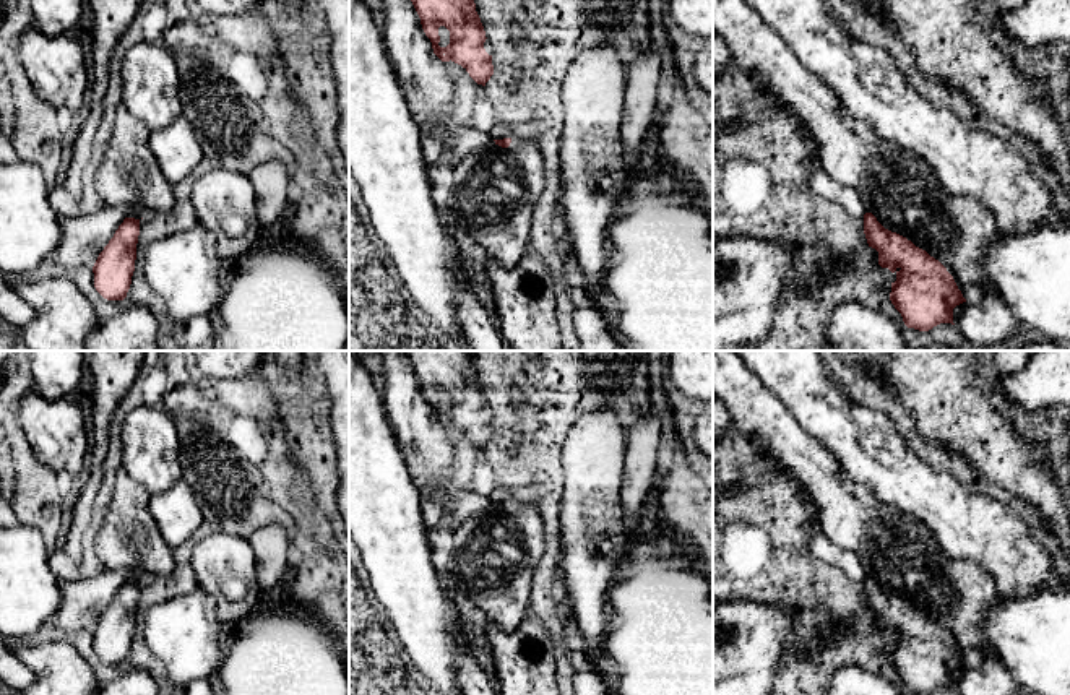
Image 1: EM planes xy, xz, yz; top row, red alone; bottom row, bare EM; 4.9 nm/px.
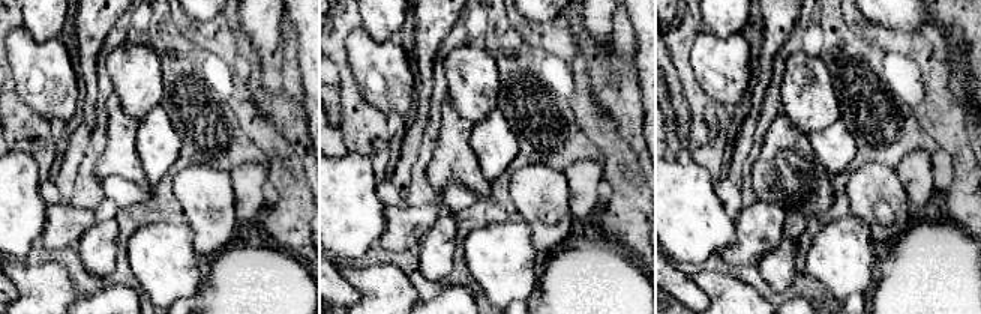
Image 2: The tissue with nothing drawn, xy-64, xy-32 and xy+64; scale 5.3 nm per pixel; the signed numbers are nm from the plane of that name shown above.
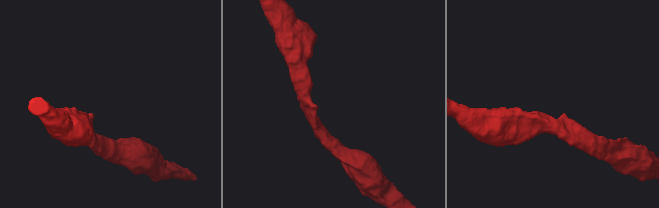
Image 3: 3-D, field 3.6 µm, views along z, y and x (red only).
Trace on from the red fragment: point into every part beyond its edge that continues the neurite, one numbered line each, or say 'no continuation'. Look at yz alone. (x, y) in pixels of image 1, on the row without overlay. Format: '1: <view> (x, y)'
no continuation

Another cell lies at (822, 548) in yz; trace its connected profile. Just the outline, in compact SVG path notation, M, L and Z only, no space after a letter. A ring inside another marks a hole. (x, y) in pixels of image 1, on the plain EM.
M817 520L810 524L810 542L805 555L817 559L823 563L830 563L844 572L851 580L864 583L865 573L859 567L856 554L835 544L822 529L822 523Z

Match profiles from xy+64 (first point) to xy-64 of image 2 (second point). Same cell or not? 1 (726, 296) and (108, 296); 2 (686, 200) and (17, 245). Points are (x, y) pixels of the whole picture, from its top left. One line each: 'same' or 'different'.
1: different
2: same

